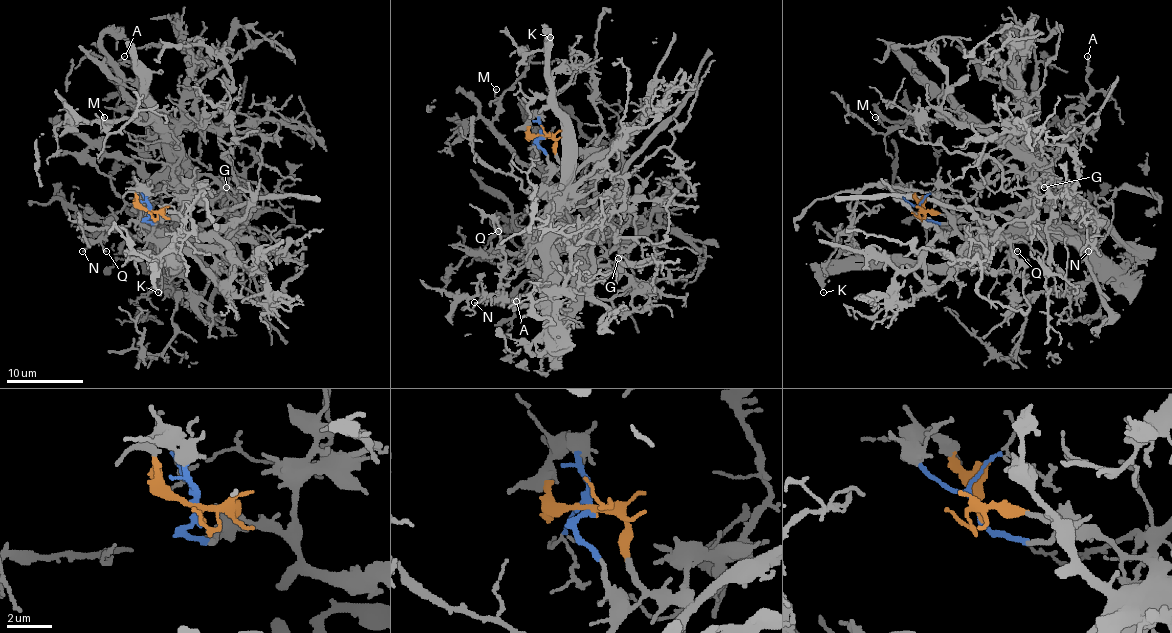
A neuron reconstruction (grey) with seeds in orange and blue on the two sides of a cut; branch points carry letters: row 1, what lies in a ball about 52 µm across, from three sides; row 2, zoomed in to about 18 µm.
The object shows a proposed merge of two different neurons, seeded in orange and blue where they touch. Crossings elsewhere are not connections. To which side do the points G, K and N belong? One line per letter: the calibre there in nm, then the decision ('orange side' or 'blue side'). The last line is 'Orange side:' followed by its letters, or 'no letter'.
G: 150 nm | blue side
K: 170 nm | orange side
N: 100 nm | blue side
Orange side: K

